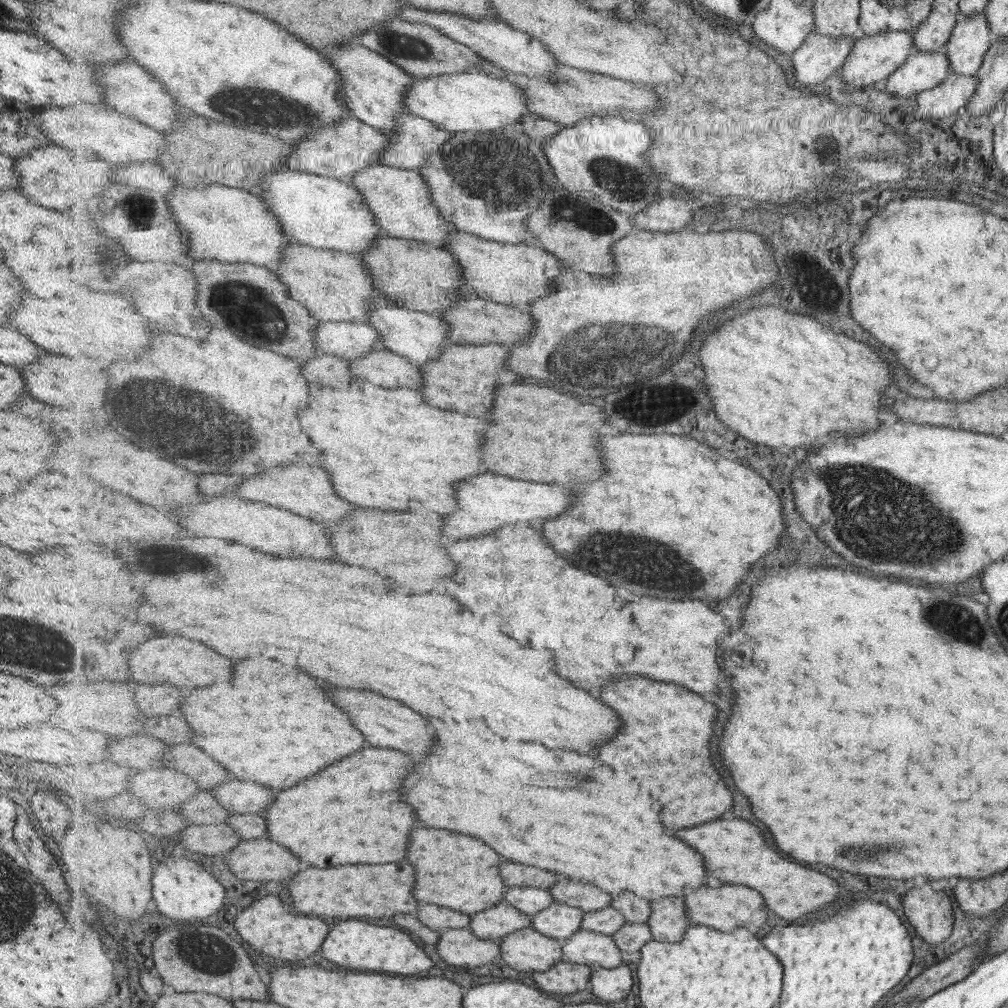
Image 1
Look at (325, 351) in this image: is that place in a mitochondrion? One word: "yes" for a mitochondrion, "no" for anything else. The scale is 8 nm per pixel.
no

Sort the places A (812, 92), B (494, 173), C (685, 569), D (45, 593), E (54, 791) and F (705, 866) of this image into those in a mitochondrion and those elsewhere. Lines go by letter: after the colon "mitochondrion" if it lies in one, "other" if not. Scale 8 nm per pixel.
A: other
B: mitochondrion
C: mitochondrion
D: other
E: other
F: other

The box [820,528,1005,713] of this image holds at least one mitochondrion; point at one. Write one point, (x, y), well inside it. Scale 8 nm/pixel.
(961, 626)

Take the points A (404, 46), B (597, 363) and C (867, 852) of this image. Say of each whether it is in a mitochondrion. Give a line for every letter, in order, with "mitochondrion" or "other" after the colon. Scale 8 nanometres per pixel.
A: mitochondrion
B: mitochondrion
C: mitochondrion

